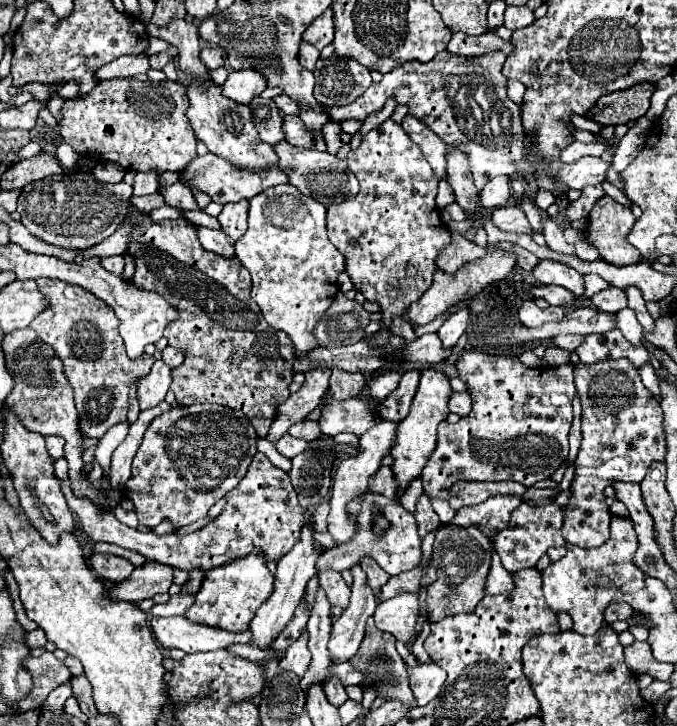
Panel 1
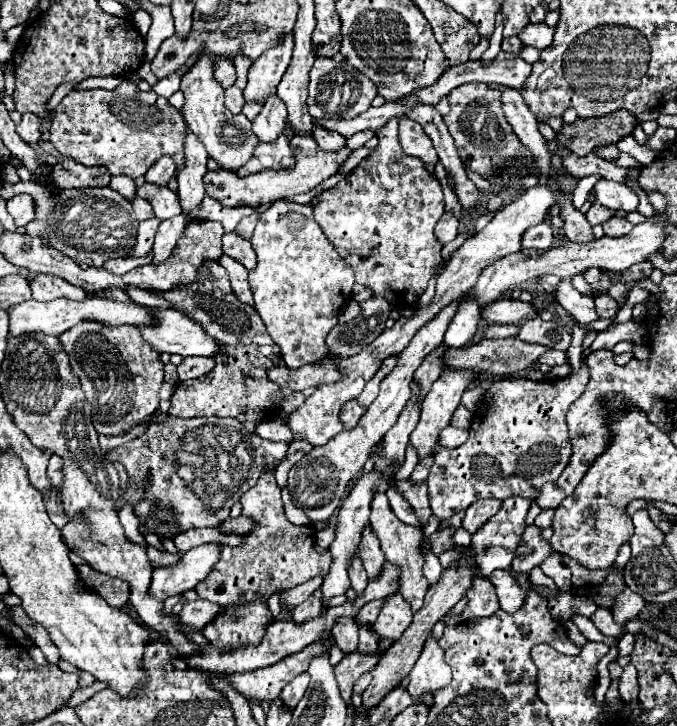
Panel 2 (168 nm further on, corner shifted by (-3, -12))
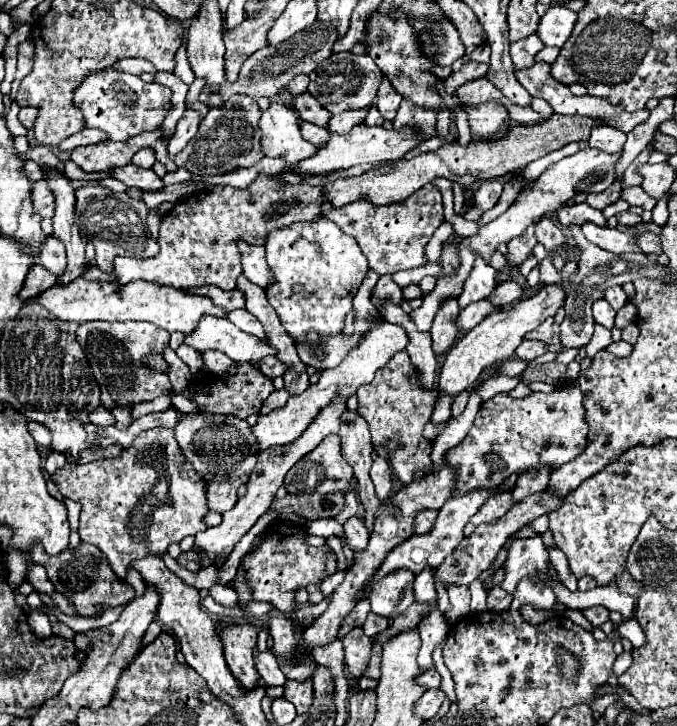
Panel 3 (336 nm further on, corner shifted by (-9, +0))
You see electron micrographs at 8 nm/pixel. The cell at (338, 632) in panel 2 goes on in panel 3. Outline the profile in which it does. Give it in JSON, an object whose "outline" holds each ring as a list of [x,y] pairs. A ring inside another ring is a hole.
{"outline":[[[354,628],[342,638],[342,644],[344,644],[346,668],[350,670],[354,680],[360,680],[362,676],[366,676],[366,666],[368,666],[368,660],[370,660],[372,640],[364,636],[362,628]]]}

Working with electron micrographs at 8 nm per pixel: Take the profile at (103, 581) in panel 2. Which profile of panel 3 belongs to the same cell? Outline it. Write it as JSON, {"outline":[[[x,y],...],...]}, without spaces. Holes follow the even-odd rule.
{"outline":[[[80,542],[76,548],[68,546],[66,552],[60,552],[58,556],[46,556],[42,544],[34,544],[34,548],[30,550],[30,560],[32,564],[42,564],[46,568],[54,590],[66,594],[66,598],[74,604],[74,608],[78,608],[78,614],[82,616],[94,616],[94,608],[98,604],[102,604],[102,608],[106,610],[112,606],[124,606],[136,596],[130,584],[124,584],[122,580],[118,580],[118,576],[114,576],[104,554],[92,544]]]}

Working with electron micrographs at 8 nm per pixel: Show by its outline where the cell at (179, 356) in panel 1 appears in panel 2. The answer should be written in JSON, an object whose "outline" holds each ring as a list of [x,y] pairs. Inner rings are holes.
{"outline":[[[186,356],[178,366],[178,378],[180,380],[188,380],[188,378],[200,378],[204,374],[208,374],[214,368],[214,360],[206,358],[206,356]]]}

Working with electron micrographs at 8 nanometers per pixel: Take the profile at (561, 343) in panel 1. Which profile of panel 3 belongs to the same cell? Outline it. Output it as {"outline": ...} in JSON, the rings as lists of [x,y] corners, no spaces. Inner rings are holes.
{"outline":[[[524,340],[514,354],[518,354],[520,360],[534,360],[538,356],[542,356],[546,352],[546,346],[542,346],[542,342],[536,342],[536,340]]]}

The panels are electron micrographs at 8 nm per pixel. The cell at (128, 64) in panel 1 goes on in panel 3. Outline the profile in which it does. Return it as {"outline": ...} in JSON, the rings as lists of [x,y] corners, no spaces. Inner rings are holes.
{"outline":[[[22,108],[20,114],[18,114],[18,120],[20,120],[28,130],[32,130],[34,120],[36,120],[36,114],[38,114],[36,108]]]}

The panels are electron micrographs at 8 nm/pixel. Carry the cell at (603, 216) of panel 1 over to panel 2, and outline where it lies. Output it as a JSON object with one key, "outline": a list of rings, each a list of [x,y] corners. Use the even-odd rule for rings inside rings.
{"outline":[[[612,216],[610,220],[606,220],[602,224],[602,228],[604,228],[604,234],[606,236],[620,238],[620,236],[626,236],[632,230],[632,224],[626,218],[622,218],[622,216]]]}

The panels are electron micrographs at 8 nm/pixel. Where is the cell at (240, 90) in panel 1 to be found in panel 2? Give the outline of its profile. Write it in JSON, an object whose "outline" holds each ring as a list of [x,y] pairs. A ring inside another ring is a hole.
{"outline":[[[286,36],[280,46],[264,52],[248,72],[248,84],[244,88],[244,100],[246,102],[258,102],[264,104],[268,96],[276,94],[276,84],[280,82],[284,70],[290,64],[294,48],[294,36]]]}

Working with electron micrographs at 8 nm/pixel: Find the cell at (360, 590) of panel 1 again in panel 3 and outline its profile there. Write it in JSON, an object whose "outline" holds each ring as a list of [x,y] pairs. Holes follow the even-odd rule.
{"outline":[[[356,516],[348,518],[344,522],[344,532],[346,532],[346,540],[348,540],[348,544],[350,544],[352,550],[366,548],[366,544],[368,544],[368,530],[362,524],[360,518],[356,518]]]}

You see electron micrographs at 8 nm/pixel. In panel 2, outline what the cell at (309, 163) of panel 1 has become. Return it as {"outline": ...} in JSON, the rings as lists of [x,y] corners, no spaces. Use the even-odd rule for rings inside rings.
{"outline":[[[284,134],[276,140],[276,144],[264,144],[264,142],[260,142],[260,146],[254,152],[254,160],[250,164],[246,164],[242,170],[238,170],[238,174],[240,176],[252,174],[260,166],[262,168],[272,168],[272,170],[287,169],[293,167],[296,163],[290,147],[290,140]]]}

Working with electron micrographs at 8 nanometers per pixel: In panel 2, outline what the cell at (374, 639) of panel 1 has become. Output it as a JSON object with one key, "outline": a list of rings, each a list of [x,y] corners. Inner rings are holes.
{"outline":[[[360,628],[360,640],[358,640],[358,650],[356,652],[366,654],[366,656],[378,654],[378,640],[366,628]]]}

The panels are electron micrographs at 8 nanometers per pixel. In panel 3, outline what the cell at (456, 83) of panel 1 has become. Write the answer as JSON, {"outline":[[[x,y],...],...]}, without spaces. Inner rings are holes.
{"outline":[[[490,100],[480,106],[464,106],[464,110],[468,112],[468,122],[474,138],[500,136],[498,130],[510,120],[506,108],[496,100]]]}

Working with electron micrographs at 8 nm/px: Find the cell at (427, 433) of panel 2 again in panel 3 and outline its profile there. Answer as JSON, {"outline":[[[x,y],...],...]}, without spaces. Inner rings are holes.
{"outline":[[[552,284],[552,286],[544,286],[538,290],[538,294],[530,296],[530,298],[522,298],[516,304],[508,306],[502,312],[490,314],[486,316],[486,320],[482,320],[476,328],[472,328],[446,356],[442,372],[440,372],[440,382],[438,382],[438,394],[460,394],[464,390],[468,390],[480,376],[480,372],[490,364],[496,364],[500,360],[508,360],[512,358],[514,350],[520,346],[520,342],[524,340],[524,336],[538,328],[546,318],[556,316],[556,312],[564,306],[564,298],[566,292],[560,284]]]}

